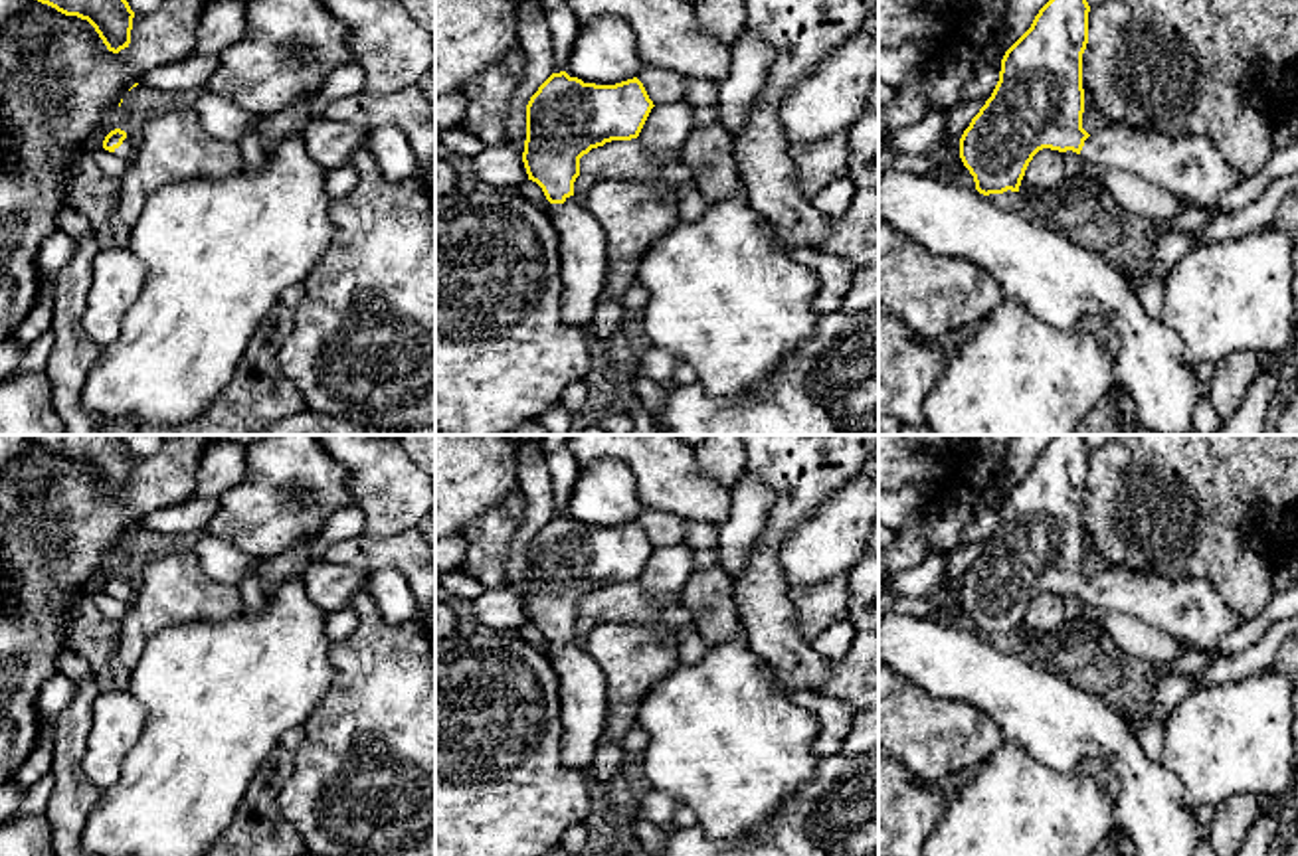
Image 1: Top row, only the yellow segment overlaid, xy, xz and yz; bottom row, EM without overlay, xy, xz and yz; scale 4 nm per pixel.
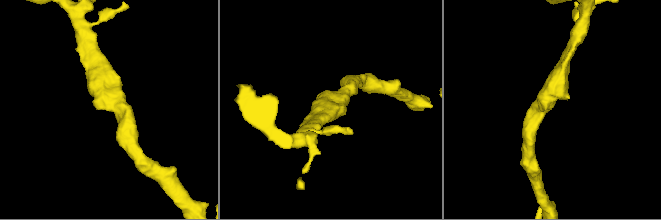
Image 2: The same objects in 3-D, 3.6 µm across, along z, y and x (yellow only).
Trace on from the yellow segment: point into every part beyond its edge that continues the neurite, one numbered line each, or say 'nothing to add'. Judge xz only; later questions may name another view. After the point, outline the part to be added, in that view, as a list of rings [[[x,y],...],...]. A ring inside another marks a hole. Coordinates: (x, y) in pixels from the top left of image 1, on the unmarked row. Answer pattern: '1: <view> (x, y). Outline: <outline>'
1: xz (582, 692). Outline: [[[576,639],[552,646],[550,662],[560,678],[562,763],[588,771],[607,718],[607,690],[602,672]]]

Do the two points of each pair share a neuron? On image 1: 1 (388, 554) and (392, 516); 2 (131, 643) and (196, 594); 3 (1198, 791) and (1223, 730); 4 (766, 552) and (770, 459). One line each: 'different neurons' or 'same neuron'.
1: different neurons
2: same neuron
3: same neuron
4: same neuron

